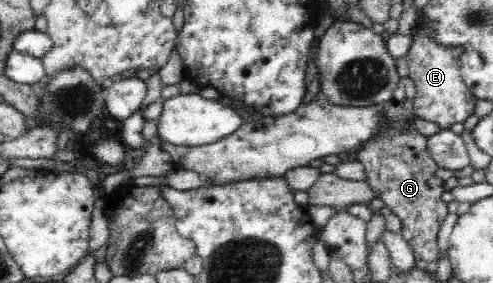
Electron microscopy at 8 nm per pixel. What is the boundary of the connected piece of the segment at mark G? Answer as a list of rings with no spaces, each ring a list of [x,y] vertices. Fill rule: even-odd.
[[[408,76],[400,78],[397,88],[393,91],[391,100],[382,104],[382,120],[380,128],[374,136],[355,152],[357,160],[365,172],[365,182],[385,203],[385,212],[393,213],[401,221],[399,234],[408,243],[413,252],[415,262],[435,262],[439,250],[437,238],[439,227],[447,216],[447,204],[443,203],[441,195],[444,181],[436,177],[437,164],[431,160],[427,145],[428,138],[423,137],[415,127],[415,85]]]

